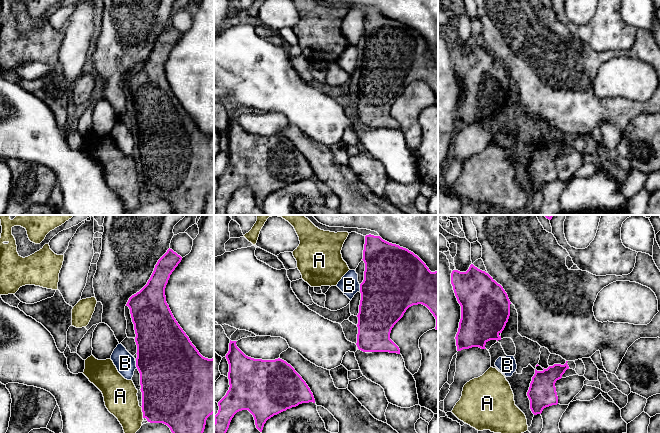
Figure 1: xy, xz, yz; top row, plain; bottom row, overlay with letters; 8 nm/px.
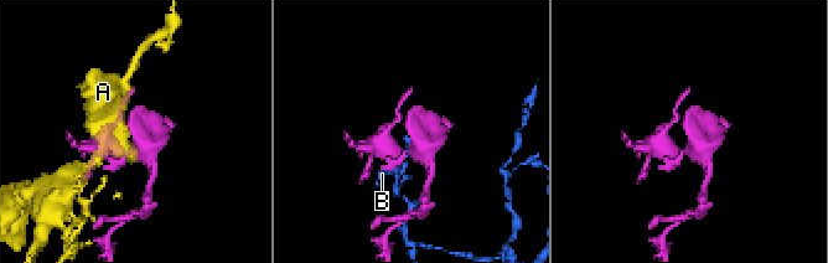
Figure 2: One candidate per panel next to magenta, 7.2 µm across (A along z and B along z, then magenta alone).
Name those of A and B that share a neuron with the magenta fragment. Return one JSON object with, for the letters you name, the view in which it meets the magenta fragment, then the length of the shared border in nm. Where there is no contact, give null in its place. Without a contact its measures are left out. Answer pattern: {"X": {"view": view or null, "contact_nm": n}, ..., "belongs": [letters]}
{"belongs": []}

